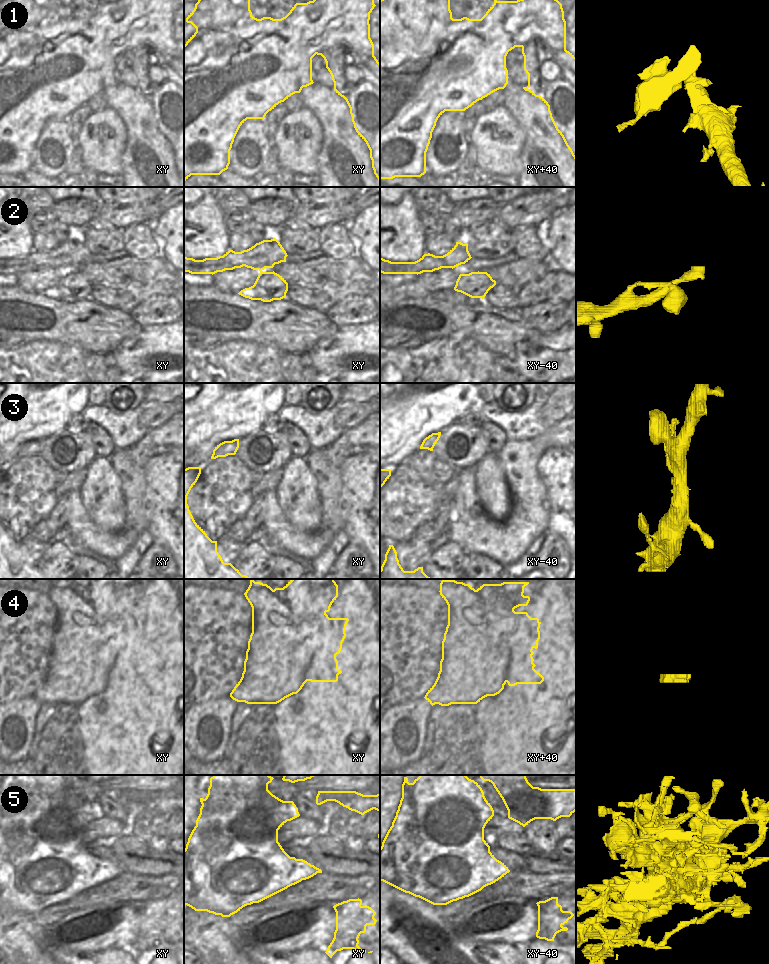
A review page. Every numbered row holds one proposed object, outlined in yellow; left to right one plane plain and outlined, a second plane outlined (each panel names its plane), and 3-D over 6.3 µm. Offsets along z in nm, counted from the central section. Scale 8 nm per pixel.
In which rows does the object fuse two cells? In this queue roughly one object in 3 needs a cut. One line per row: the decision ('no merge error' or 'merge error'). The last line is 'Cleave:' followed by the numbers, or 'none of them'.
1: merge error
2: no merge error
3: no merge error
4: merge error
5: merge error
Cleave: 1, 4, 5

